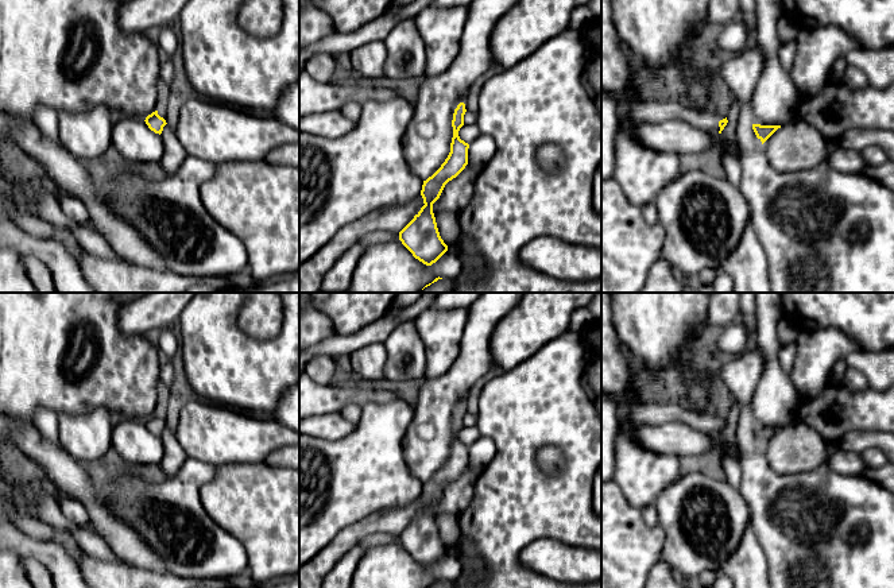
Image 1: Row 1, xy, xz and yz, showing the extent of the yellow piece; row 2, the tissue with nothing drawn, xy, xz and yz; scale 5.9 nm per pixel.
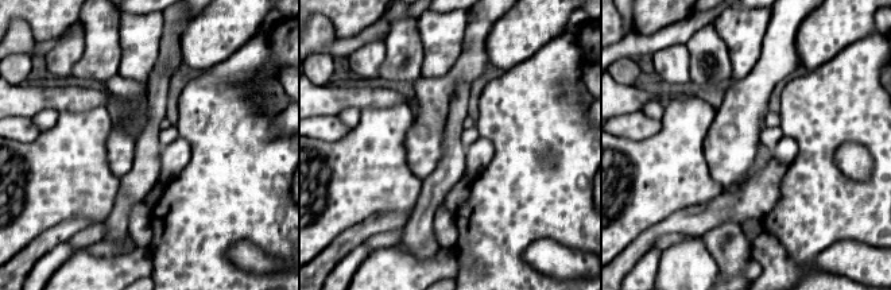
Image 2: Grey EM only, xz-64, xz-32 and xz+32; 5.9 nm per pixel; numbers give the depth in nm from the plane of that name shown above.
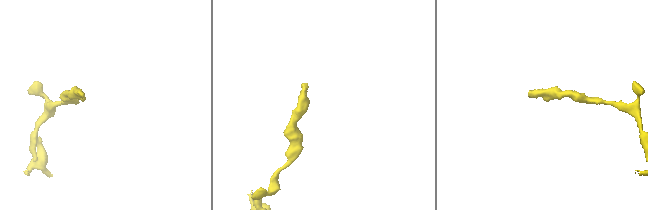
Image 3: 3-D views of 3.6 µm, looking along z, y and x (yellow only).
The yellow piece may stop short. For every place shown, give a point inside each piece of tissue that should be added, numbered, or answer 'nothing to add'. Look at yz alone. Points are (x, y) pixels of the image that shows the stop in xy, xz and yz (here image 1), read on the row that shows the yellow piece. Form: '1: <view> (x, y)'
1: yz (650, 111)

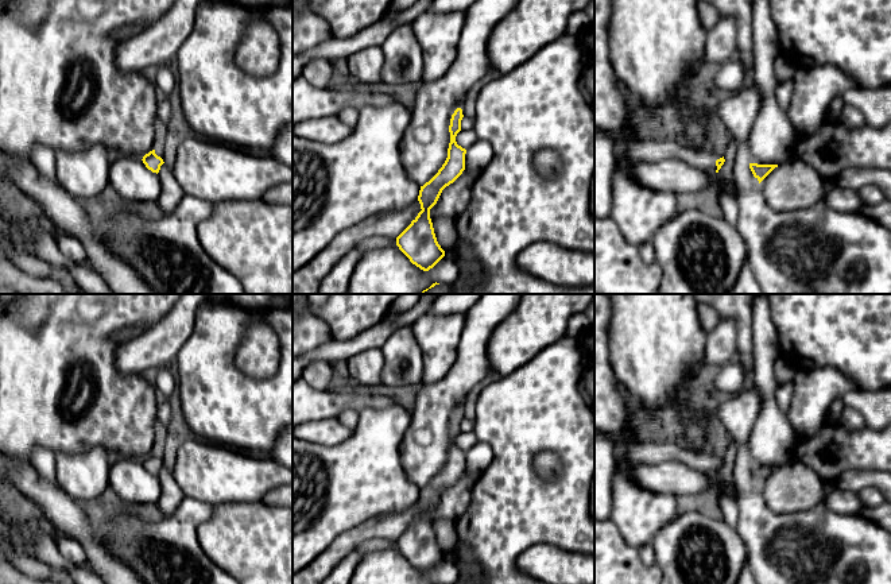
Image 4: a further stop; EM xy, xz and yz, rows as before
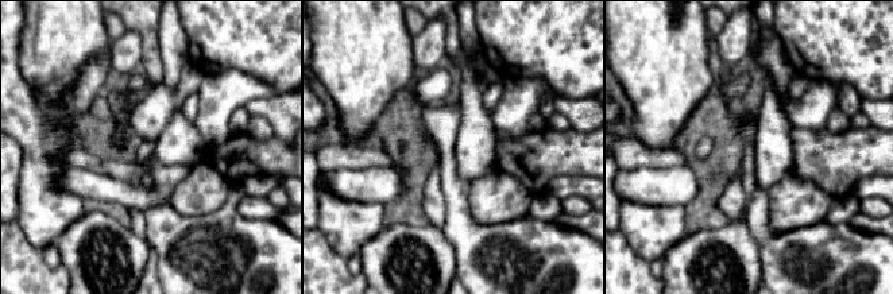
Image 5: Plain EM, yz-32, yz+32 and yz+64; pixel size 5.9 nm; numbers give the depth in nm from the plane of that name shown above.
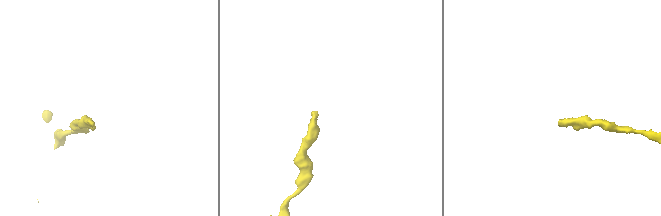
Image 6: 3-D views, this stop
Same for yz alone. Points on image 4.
1: yz (647, 150)

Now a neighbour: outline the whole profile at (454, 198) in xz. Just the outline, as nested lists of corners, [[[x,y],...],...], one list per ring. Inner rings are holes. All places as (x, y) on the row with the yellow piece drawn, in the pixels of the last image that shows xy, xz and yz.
[[[464,170],[462,174],[446,186],[437,204],[430,209],[431,221],[437,217],[456,218],[461,214],[472,200],[473,183],[480,171]]]

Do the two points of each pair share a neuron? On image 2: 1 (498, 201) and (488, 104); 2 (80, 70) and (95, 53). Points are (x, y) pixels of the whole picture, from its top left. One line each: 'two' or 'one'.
1: one
2: one

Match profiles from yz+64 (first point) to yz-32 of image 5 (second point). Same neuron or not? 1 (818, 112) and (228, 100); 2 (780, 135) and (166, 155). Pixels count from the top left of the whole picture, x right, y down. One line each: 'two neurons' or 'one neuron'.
1: one neuron
2: one neuron

